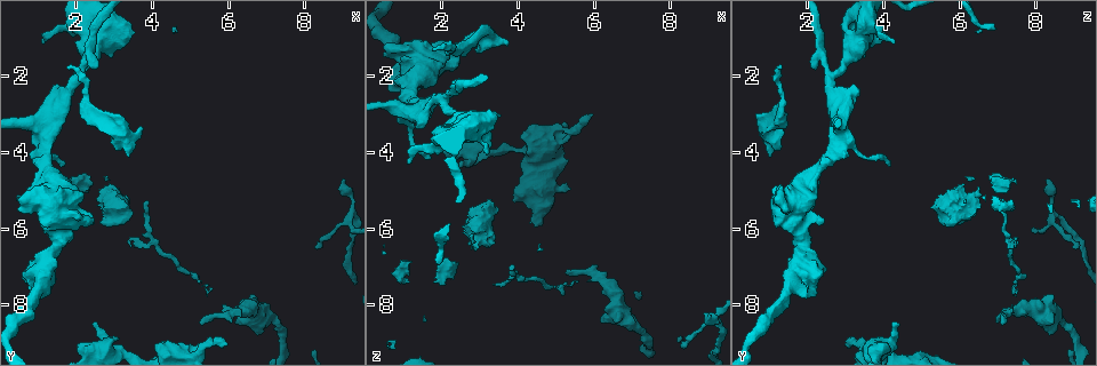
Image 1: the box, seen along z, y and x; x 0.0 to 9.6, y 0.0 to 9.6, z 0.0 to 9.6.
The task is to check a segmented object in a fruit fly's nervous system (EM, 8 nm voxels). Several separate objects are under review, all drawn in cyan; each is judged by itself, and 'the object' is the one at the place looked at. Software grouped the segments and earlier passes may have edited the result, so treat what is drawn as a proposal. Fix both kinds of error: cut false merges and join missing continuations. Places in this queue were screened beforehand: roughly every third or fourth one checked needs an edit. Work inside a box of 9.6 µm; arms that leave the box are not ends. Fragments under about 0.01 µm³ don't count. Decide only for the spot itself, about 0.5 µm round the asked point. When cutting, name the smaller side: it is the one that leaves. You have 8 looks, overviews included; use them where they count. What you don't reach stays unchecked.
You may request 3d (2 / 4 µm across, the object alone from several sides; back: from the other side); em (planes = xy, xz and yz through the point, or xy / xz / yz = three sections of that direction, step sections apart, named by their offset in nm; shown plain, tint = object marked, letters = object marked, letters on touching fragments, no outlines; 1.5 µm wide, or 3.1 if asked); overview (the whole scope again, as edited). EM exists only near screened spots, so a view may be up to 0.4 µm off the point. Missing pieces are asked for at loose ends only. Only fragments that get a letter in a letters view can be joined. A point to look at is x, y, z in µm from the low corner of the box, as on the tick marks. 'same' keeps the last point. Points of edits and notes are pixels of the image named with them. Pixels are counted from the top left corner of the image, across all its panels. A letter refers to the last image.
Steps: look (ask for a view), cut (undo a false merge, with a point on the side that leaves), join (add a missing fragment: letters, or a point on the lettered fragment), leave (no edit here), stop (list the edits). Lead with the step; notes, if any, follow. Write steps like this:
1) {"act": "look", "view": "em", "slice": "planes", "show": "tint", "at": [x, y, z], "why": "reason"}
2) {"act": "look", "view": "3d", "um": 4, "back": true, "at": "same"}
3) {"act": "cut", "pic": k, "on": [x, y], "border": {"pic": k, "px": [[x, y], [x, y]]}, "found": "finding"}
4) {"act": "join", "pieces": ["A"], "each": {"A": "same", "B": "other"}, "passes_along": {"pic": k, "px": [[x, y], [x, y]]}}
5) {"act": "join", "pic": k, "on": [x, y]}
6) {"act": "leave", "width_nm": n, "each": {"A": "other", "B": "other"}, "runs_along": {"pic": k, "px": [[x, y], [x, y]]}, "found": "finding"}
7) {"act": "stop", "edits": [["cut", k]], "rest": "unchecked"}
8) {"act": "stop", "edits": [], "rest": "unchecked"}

{"act": "look", "view": "em", "slice": "yz", "step": 8, "show": "letters", "at": [2.05, 2.00, 2.60], "why": "three arms meet"}

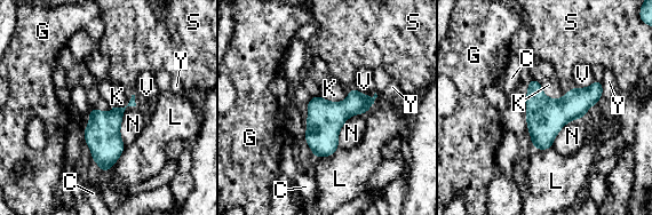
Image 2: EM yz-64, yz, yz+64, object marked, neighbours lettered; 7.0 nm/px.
{"act": "leave", "each": {"C": "other", "G": "other", "K": "other", "L": "other", "N": "other", "S": "other", "V": "other", "Y": "other"}, "border": {"pic": 2, "px": [[319, 94], [330, 101], [348, 97]]}, "found": "one neuron here"}

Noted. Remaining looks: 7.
{"act": "look", "view": "3d", "um": 4, "at": [1.25, 1.10, 4.30], "why": "thin end"}

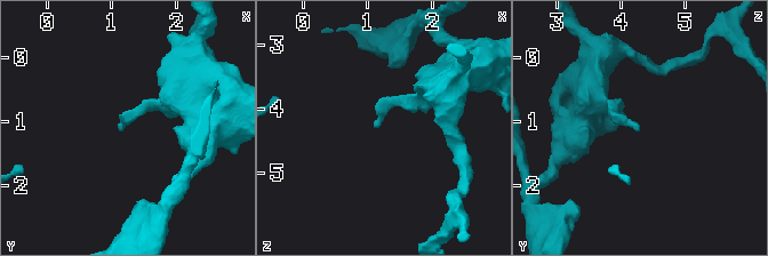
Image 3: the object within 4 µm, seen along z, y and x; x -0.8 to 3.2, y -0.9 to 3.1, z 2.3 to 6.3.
{"act": "look", "view": "em", "slice": "xz", "step": 8, "show": "tint", "at": [1.15, 1.15, 4.25]}

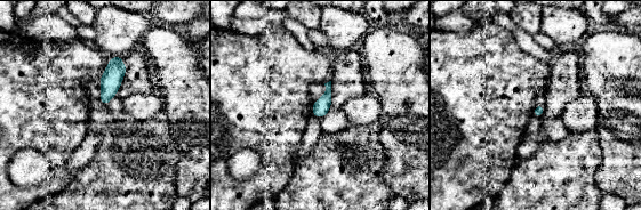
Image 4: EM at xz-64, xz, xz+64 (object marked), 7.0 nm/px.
{"act": "look", "view": "em", "slice": "xz", "step": 8, "show": "letters", "at": "same", "why": "what lies round it"}

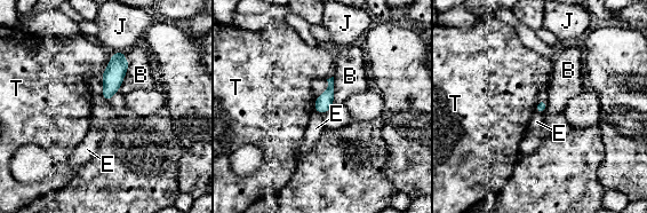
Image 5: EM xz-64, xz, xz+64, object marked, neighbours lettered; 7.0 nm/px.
{"act": "leave", "each": {"B": "other", "E": "other", "J": "other", "T": "other"}, "border": {"pic": 5, "px": [[124, 52], [128, 68], [118, 89]]}, "found": "no lettered fragment goes on from it"}

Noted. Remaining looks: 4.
{"act": "look", "view": "3d", "um": 2, "back": true, "at": [5.90, 9.00, 3.00], "why": "free end"}

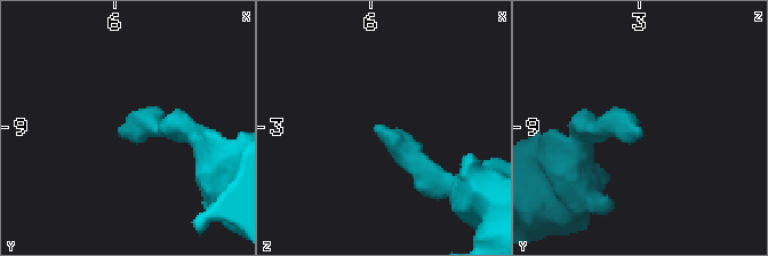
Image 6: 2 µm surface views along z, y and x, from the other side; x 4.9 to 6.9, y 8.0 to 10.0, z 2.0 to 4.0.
{"act": "look", "view": "em", "slice": "planes", "show": "tint", "at": [5.94, 9.04, 2.98], "why": "now the EM"}

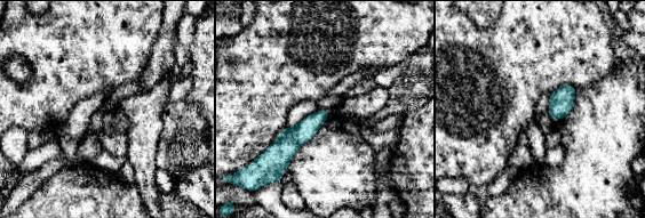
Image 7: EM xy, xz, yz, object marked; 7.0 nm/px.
{"act": "look", "view": "em", "slice": "planes", "show": "letters", "at": "same"}

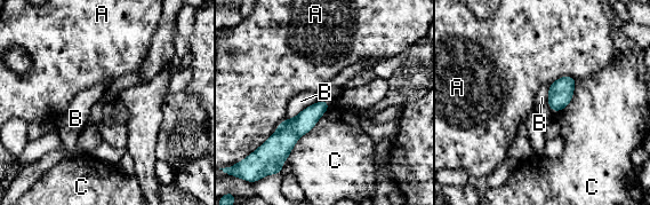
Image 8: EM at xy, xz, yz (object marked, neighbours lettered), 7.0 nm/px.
{"act": "leave", "longest_contact_nm": ["C", 500], "each": {"A": "other", "B": "other", "C": "other"}, "found": "none of them fits"}

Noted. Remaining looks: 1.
{"act": "stop", "edits": [], "rest": "unchecked"}

